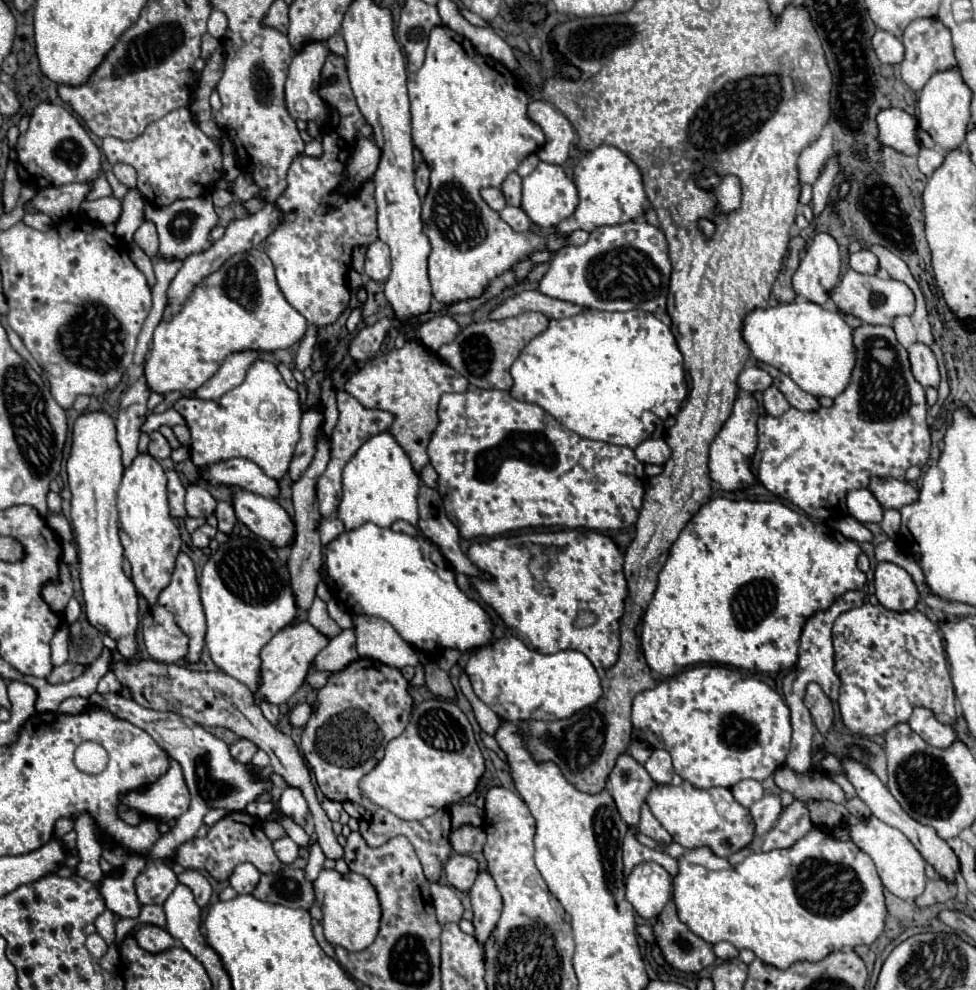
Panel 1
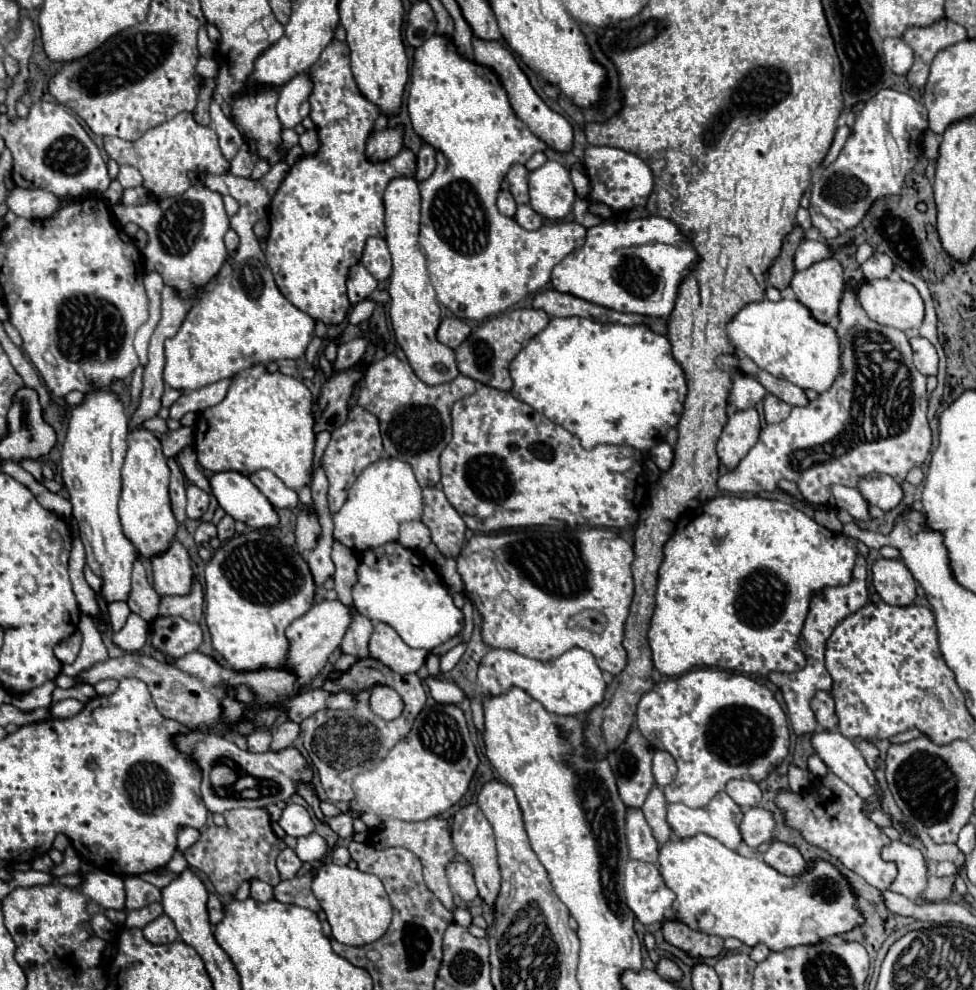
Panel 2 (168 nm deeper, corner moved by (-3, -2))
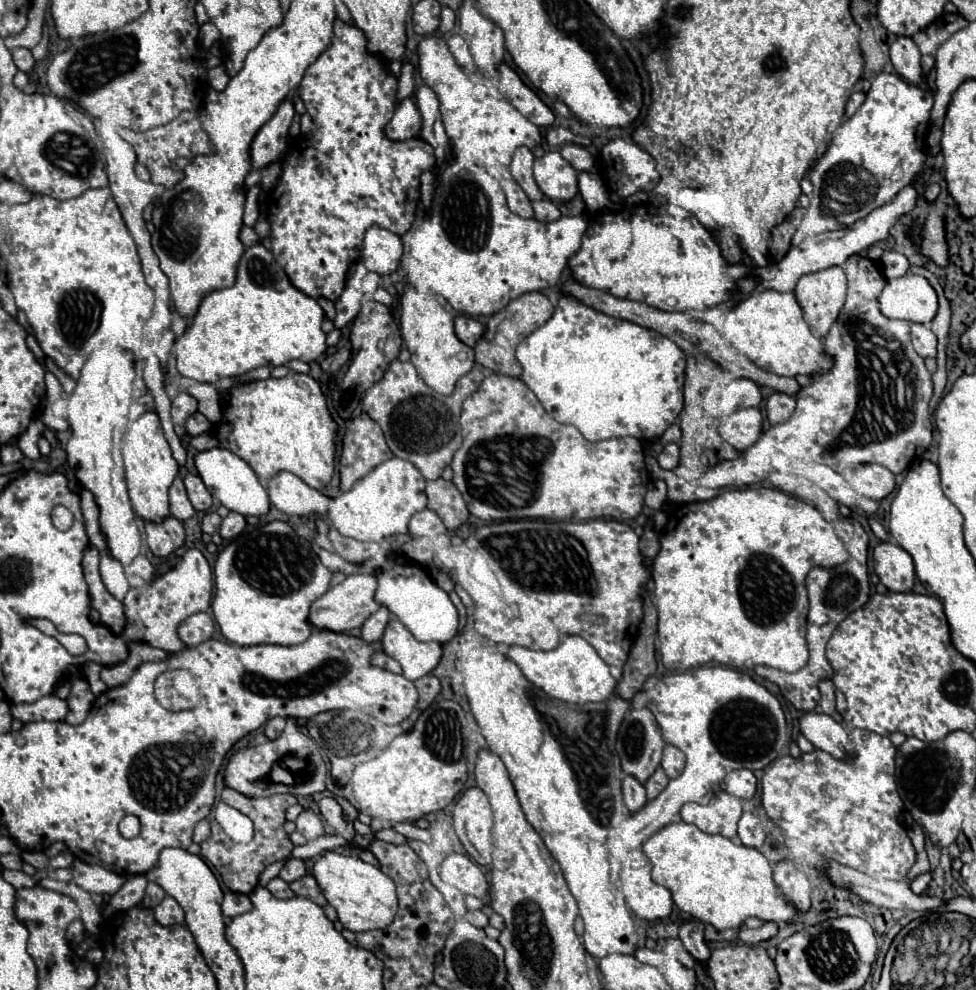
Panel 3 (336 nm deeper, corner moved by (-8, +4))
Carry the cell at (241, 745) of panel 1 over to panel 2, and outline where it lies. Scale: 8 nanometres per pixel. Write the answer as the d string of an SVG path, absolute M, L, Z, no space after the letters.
M253 731L249 737L247 737L247 749L253 751L253 753L263 753L267 751L271 745L271 731Z

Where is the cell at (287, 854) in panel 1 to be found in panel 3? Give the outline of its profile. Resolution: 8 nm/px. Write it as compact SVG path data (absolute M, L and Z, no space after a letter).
M288 857L288 859L284 861L284 867L282 867L282 871L280 871L280 879L284 879L286 883L290 883L290 881L296 881L296 879L300 879L304 873L306 873L304 861L302 861L302 859Z

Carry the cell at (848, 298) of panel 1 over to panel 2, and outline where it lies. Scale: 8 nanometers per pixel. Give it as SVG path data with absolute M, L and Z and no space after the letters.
M863 281L859 301L873 321L901 331L919 327L925 317L919 291L905 281Z

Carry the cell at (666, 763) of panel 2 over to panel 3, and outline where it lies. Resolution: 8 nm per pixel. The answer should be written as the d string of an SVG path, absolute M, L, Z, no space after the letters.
M666 745L664 747L664 757L662 757L662 769L666 771L666 775L670 779L678 777L682 773L684 765L686 765L684 753L678 747L674 747L674 745Z

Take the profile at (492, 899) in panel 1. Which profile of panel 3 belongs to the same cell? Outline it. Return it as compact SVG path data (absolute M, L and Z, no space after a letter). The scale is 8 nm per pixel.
M478 787L464 791L456 801L452 815L456 835L462 841L466 853L478 865L490 865L494 851L494 819L484 791L480 791Z

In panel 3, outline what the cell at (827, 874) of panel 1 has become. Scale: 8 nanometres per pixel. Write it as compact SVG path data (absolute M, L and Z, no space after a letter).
M680 821L652 835L644 843L644 853L652 863L652 879L672 891L676 907L702 923L710 923L716 929L738 929L748 917L758 917L762 921L774 923L790 923L800 913L790 901L786 901L784 893L772 879L772 867L768 865L768 859L758 849L746 845L732 845L728 837L710 835L700 831L696 825Z

